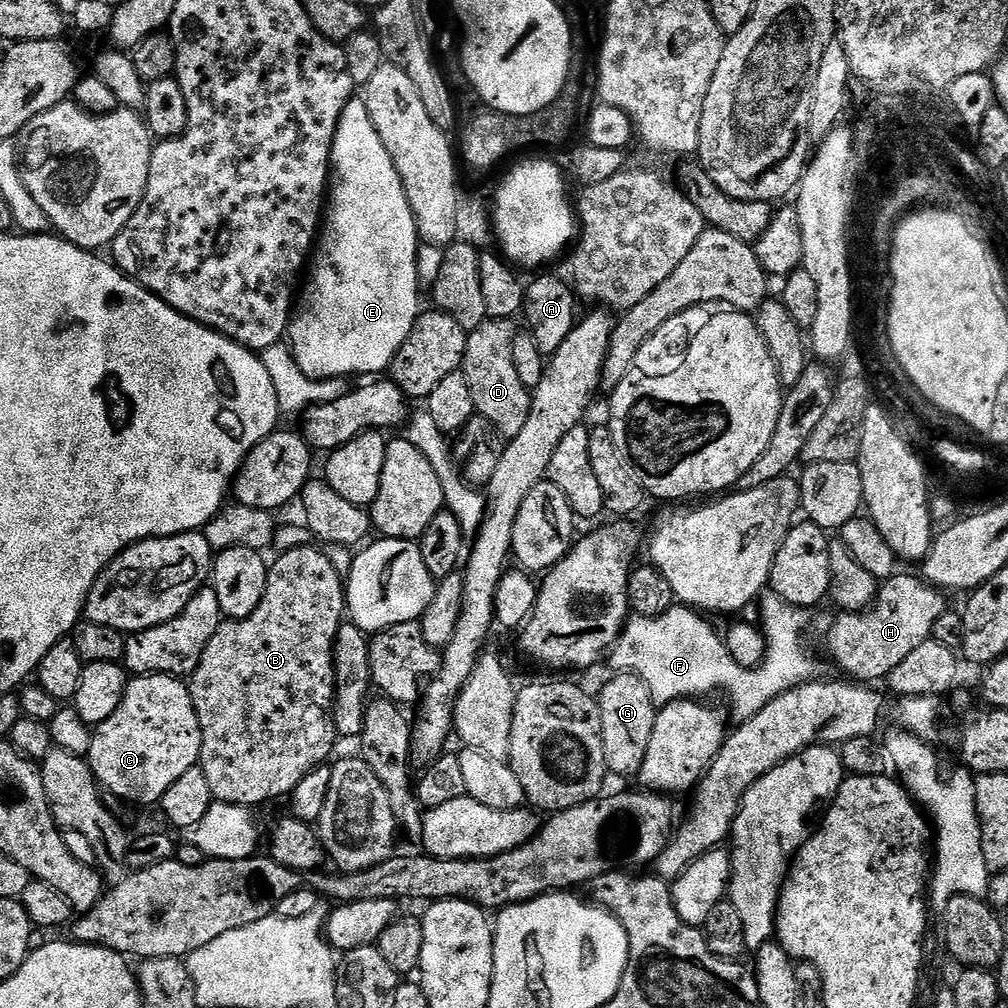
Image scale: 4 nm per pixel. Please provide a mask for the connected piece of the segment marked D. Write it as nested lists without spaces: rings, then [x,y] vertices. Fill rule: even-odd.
[[[487,319],[482,326],[469,332],[462,365],[466,382],[470,382],[470,394],[474,394],[477,413],[486,417],[504,438],[521,433],[522,426],[526,426],[526,418],[530,418],[532,405],[532,392],[522,386],[518,370],[514,370],[514,338],[518,331],[514,325],[512,320]]]

